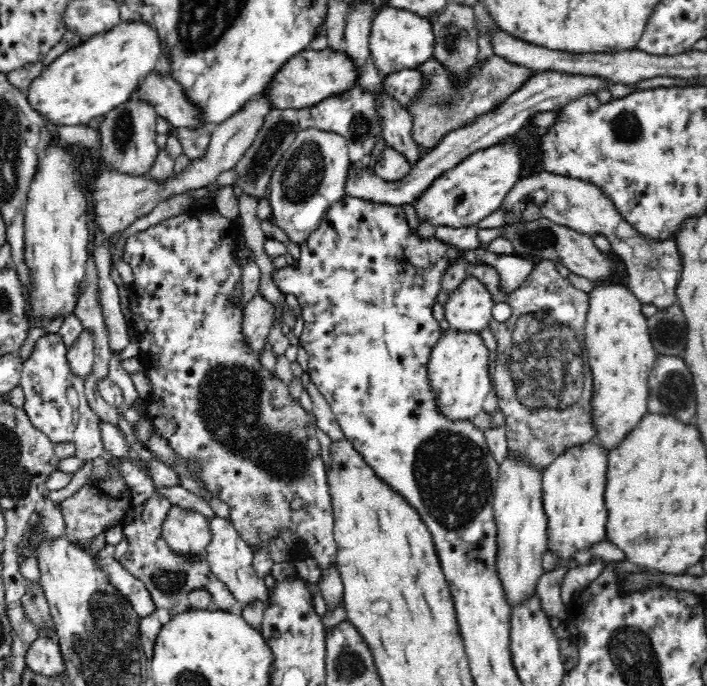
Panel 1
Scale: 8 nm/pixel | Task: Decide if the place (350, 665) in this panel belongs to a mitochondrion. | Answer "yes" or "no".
yes

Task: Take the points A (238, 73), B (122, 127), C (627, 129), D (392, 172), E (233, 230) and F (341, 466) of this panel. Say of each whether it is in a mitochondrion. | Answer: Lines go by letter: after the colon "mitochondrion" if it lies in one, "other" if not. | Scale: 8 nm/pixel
A: other
B: mitochondrion
C: mitochondrion
D: other
E: other
F: other

